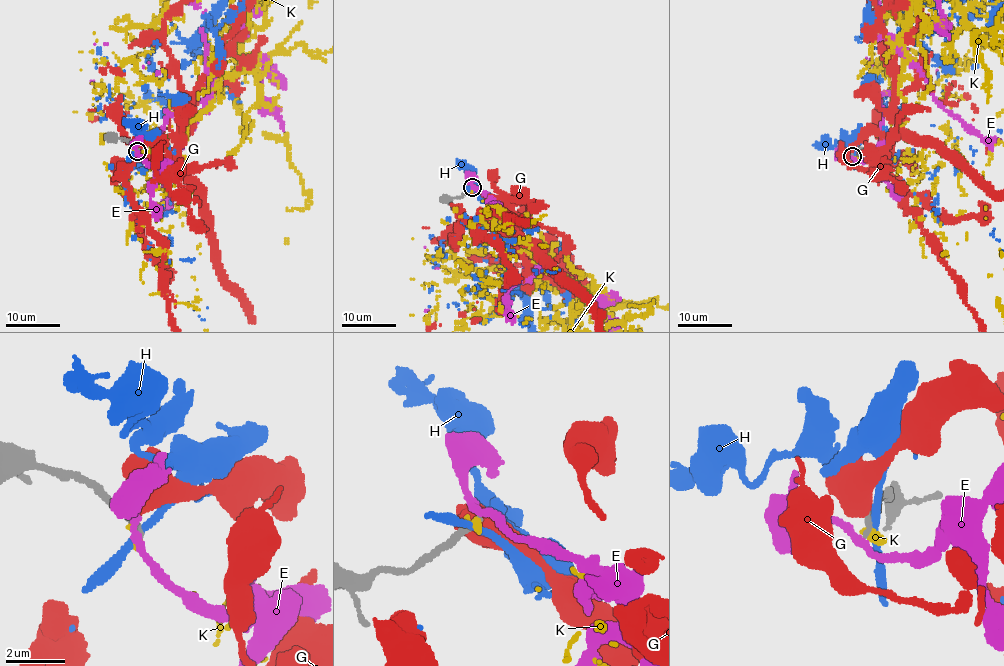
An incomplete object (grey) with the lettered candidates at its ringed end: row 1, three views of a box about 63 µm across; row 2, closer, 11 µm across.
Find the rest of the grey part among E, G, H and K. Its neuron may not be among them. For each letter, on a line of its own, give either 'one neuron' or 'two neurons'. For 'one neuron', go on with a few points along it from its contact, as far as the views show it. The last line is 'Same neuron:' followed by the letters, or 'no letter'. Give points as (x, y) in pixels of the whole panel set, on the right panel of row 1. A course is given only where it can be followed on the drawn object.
E: two neurons
G: two neurons
H: two neurons
K: two neurons
Same neuron: no letter

